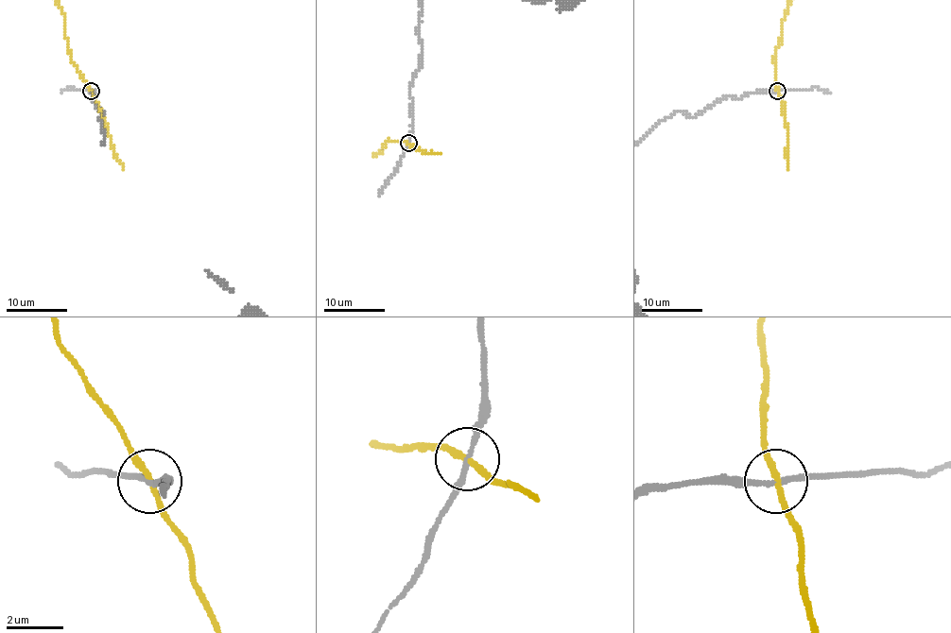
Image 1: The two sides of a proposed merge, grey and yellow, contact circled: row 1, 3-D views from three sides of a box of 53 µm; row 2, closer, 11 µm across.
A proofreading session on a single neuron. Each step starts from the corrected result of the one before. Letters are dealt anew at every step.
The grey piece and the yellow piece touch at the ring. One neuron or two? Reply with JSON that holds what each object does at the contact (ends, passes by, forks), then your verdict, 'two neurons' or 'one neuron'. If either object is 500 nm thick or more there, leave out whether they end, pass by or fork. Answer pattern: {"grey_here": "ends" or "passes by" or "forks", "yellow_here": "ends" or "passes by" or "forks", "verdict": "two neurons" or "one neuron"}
{"grey_here": "passes by", "yellow_here": "passes by", "verdict": "two neurons"}

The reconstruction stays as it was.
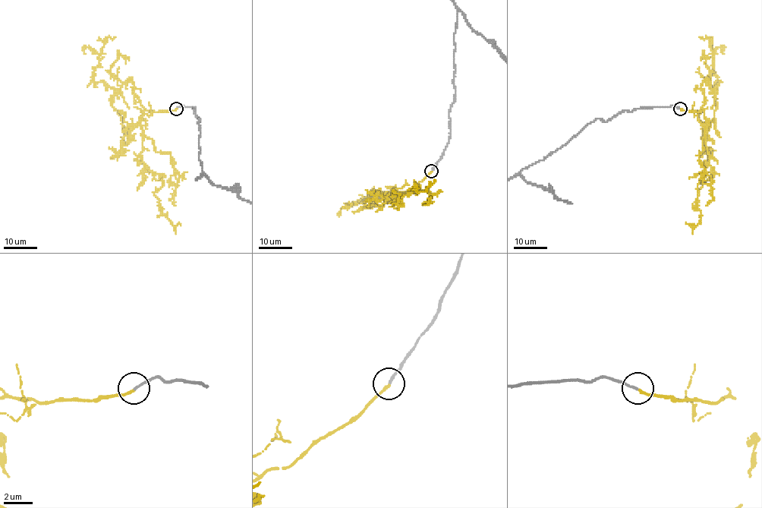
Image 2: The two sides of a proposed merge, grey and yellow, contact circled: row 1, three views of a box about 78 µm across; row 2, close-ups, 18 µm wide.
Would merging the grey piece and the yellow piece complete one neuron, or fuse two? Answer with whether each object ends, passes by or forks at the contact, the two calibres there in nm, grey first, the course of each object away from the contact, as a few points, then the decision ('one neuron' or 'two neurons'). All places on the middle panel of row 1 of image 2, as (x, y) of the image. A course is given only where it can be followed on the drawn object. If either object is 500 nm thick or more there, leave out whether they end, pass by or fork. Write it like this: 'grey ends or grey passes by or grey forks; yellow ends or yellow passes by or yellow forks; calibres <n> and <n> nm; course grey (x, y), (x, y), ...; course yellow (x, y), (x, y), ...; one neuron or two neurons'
grey ends; yellow ends; calibres 150 and 180 nm; course yellow (432, 171), (395, 199), (417, 189), (409, 188), (414, 186), (417, 192), (426, 190), (435, 181), (433, 176); one neuron

